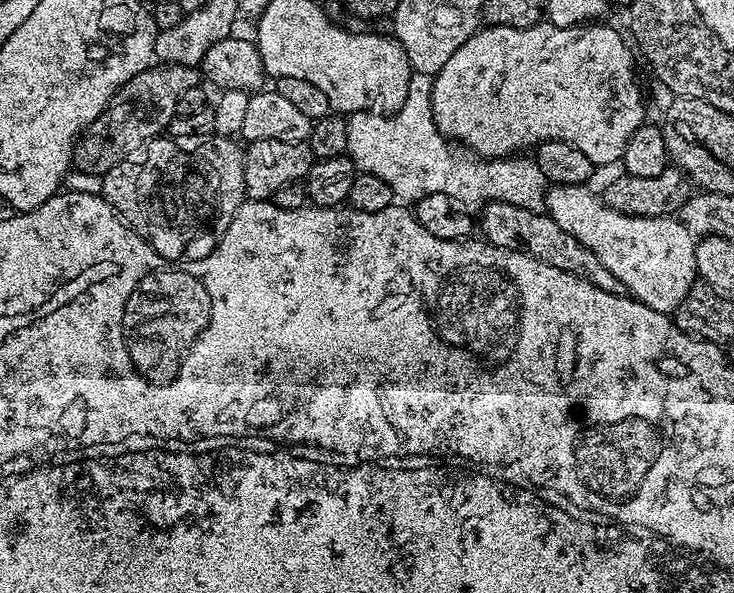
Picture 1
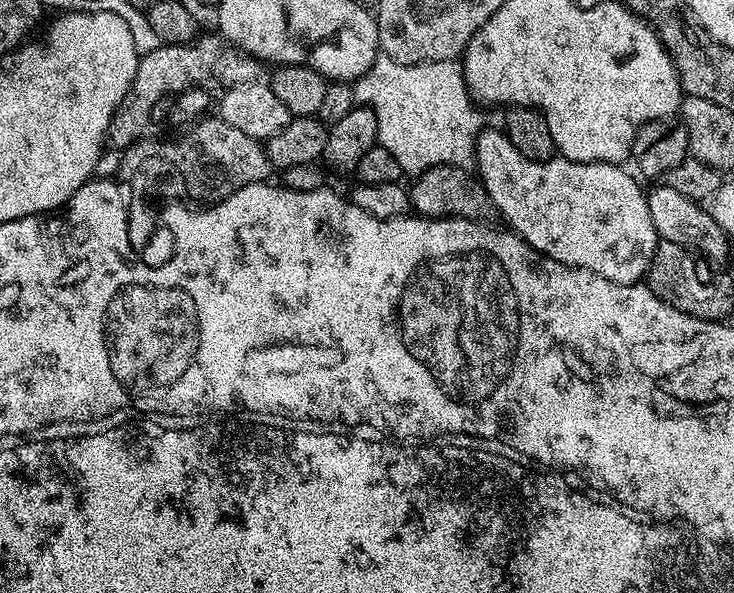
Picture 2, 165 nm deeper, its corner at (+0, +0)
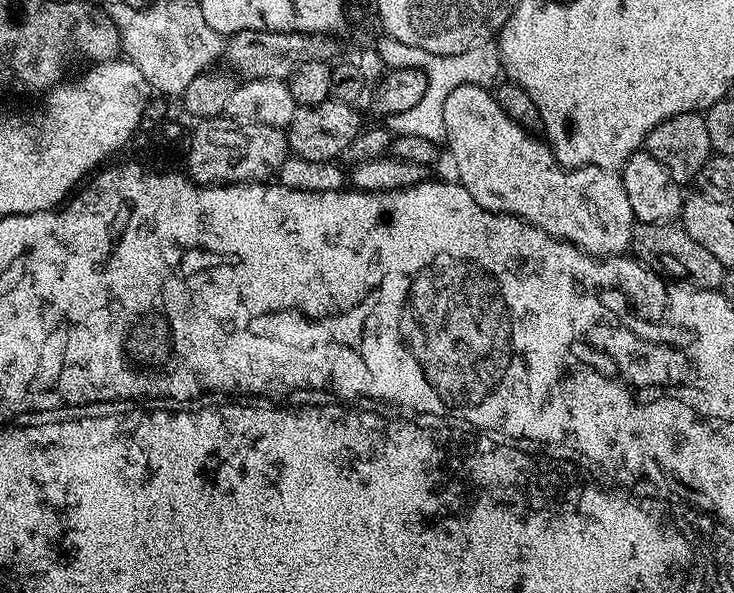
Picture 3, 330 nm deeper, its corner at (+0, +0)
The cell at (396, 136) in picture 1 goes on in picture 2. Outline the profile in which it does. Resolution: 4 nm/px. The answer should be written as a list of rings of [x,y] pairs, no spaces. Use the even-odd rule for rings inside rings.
[[[380,54],[376,61],[352,84],[357,105],[372,108],[376,115],[379,147],[390,150],[398,162],[401,173],[415,178],[434,166],[453,164],[468,168],[476,155],[476,137],[485,127],[484,116],[479,112],[477,101],[472,99],[464,81],[464,66],[459,59],[435,60],[421,64],[394,62],[394,58]]]

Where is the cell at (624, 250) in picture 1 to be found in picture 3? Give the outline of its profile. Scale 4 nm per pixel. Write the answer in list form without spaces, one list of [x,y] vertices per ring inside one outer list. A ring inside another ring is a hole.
[[[463,84],[458,90],[450,90],[442,106],[444,140],[452,151],[456,163],[458,183],[478,202],[491,212],[504,212],[517,216],[533,228],[557,236],[581,248],[588,256],[603,258],[618,256],[629,251],[632,242],[634,217],[630,210],[630,198],[626,198],[626,186],[622,186],[619,171],[598,166],[564,168],[556,161],[556,155],[543,139],[535,140],[533,133],[514,122],[498,106],[495,95],[487,88]]]

